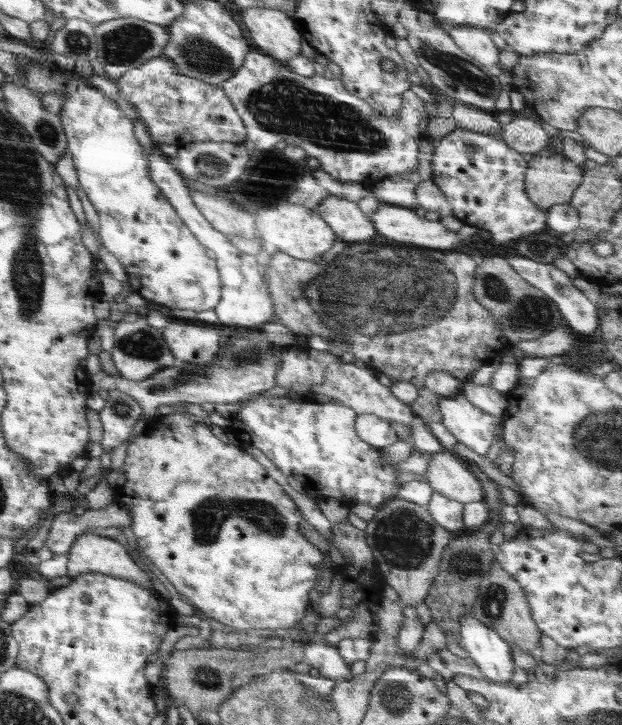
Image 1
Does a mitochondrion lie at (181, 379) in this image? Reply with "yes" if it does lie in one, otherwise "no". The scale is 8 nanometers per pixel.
yes

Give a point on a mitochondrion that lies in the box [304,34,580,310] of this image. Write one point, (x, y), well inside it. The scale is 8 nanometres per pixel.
(461, 72)

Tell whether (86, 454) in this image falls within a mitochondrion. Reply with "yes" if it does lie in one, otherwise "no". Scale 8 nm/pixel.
no

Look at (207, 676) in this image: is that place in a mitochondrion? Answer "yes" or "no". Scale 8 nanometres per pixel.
yes

